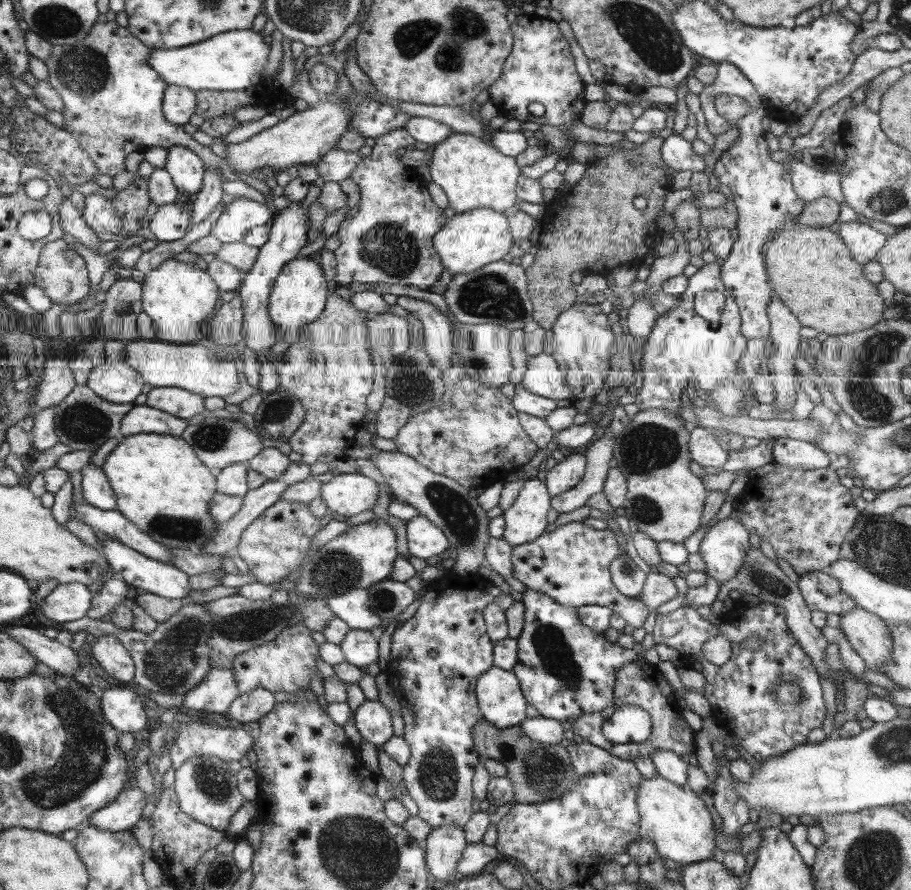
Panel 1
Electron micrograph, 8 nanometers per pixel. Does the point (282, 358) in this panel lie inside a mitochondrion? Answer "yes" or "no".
no

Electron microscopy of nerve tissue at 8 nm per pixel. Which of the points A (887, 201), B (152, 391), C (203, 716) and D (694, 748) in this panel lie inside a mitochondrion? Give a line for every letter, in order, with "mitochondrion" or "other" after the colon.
A: mitochondrion
B: other
C: other
D: other

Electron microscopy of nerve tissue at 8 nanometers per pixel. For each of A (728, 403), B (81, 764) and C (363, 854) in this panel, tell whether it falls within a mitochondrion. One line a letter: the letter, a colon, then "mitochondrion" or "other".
A: mitochondrion
B: mitochondrion
C: mitochondrion

